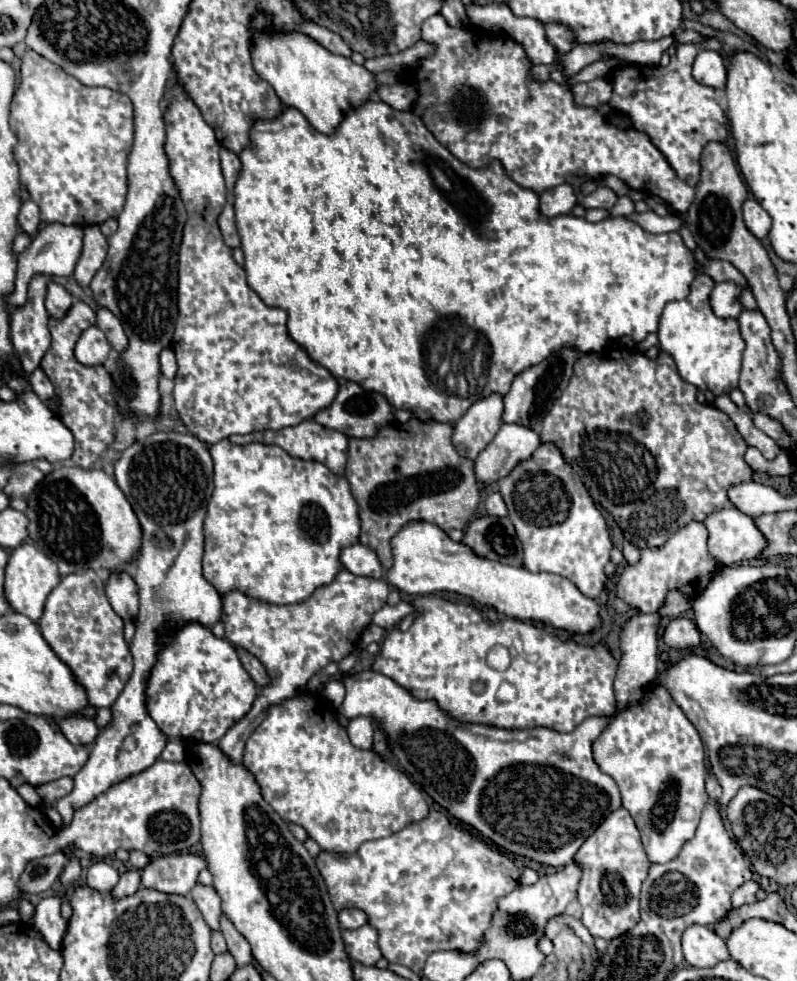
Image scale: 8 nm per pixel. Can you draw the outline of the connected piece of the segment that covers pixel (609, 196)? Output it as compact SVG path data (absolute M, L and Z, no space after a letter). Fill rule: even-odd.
M598 186L592 194L580 196L578 202L584 208L606 208L606 210L610 210L616 204L616 200L618 200L618 196L614 194L614 190L610 190L608 186Z

